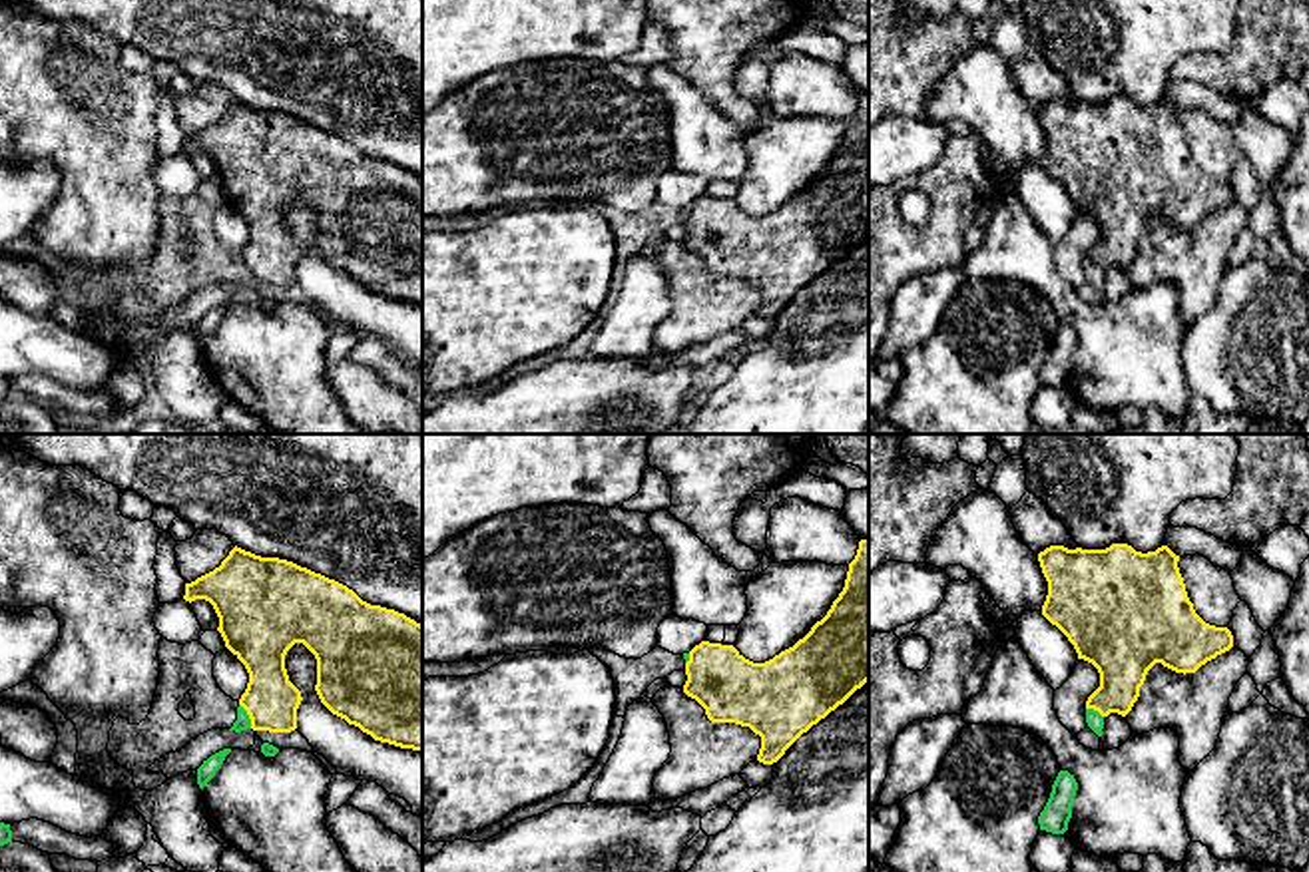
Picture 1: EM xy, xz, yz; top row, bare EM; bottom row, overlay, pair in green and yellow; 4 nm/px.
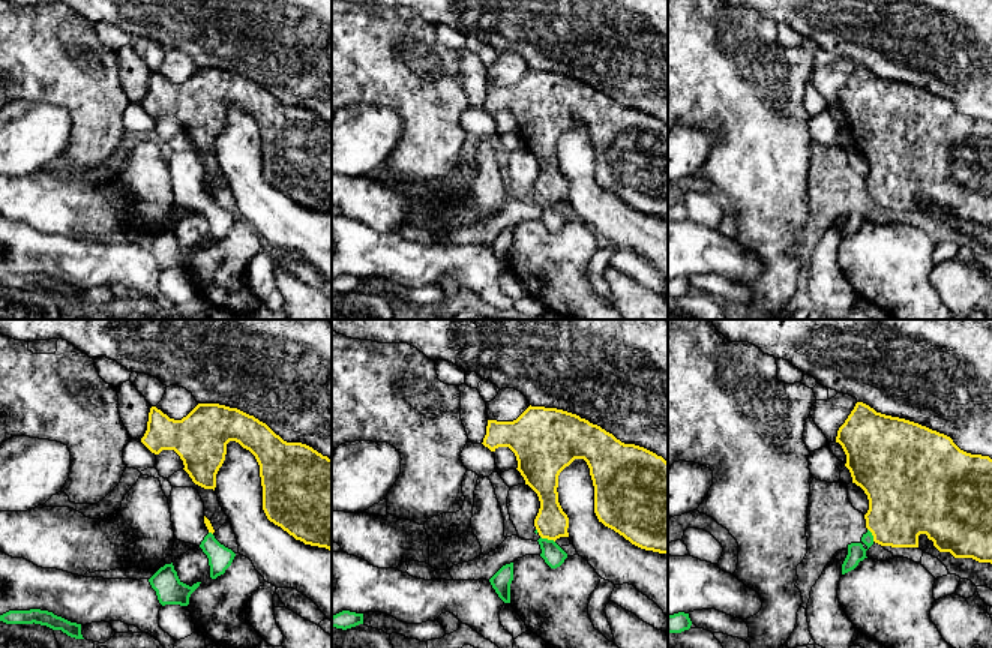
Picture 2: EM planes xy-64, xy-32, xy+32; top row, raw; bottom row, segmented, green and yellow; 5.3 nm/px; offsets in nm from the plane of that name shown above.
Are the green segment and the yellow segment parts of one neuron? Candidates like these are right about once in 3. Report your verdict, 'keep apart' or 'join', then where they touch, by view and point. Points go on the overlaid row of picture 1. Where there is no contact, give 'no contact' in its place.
keep apart | xy (248, 715)

